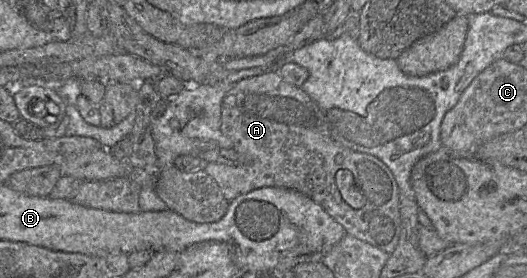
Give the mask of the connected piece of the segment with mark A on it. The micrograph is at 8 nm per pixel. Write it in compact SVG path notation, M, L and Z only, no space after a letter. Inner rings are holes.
M269 72L240 80L229 89L223 98L220 130L232 141L232 148L240 155L240 165L230 166L209 162L204 165L203 170L216 181L228 201L262 187L296 190L321 205L333 219L344 227L347 234L388 254L394 252L401 234L401 217L400 191L393 173L377 157L353 151L333 140L324 112L300 87L285 82L278 72ZM340 169L352 172L356 185L365 197L365 205L362 208L354 209L342 198L335 181L335 175Z

